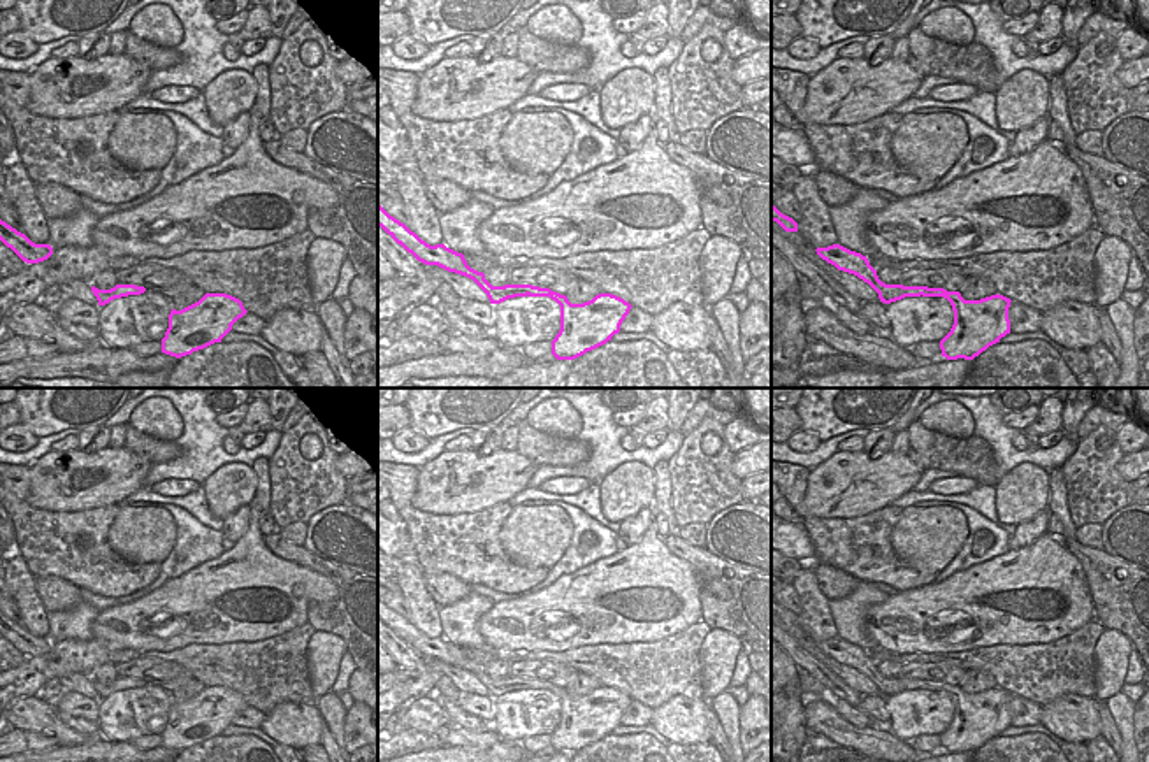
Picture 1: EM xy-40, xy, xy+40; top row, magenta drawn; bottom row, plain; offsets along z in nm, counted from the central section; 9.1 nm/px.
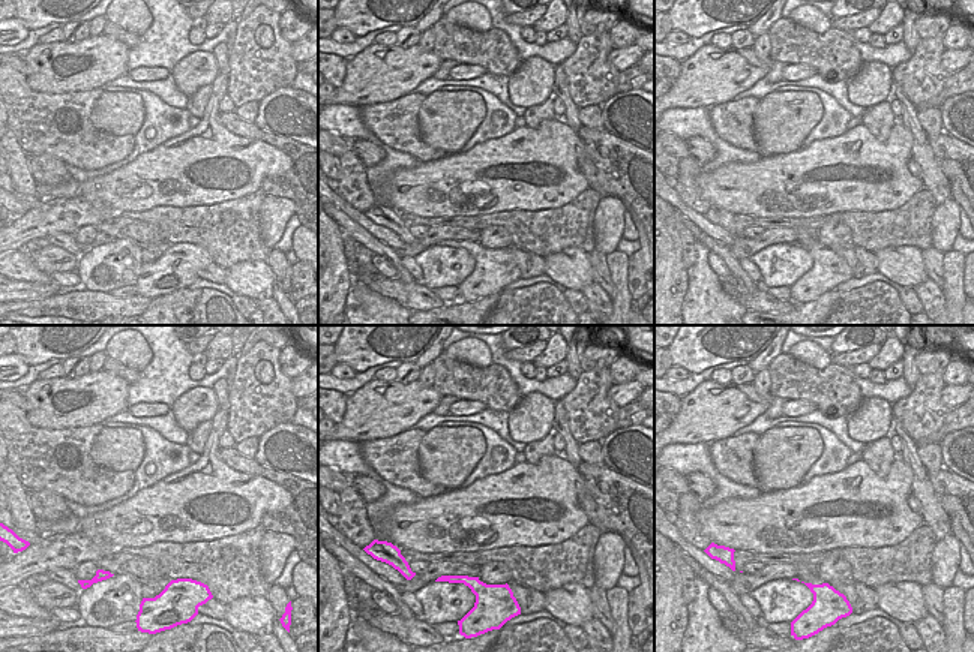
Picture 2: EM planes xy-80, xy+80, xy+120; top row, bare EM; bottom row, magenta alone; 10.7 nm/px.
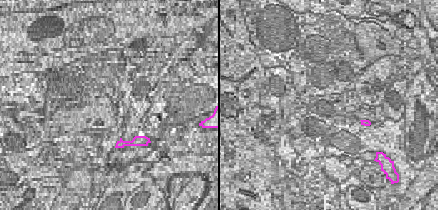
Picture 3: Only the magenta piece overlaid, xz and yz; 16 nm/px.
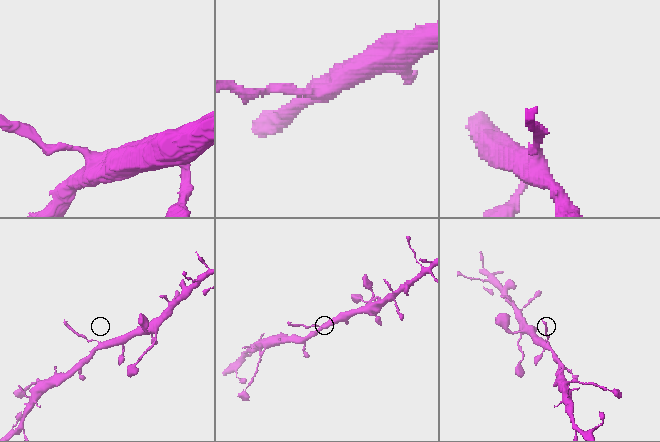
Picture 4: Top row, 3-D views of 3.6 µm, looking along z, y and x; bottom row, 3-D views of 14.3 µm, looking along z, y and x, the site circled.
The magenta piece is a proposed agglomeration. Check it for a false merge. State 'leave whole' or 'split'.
split

